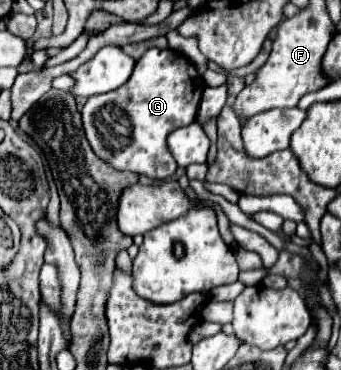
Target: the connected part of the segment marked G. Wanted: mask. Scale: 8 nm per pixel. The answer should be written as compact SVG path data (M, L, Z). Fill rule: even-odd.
M149 48L133 68L131 78L117 90L91 96L83 110L83 130L93 152L117 170L131 170L153 180L165 180L177 170L177 162L167 148L167 136L191 124L197 118L197 108L203 94L203 78L195 70L195 64L173 50ZM119 106L131 120L129 144L113 150L107 144L107 126L119 126Z

